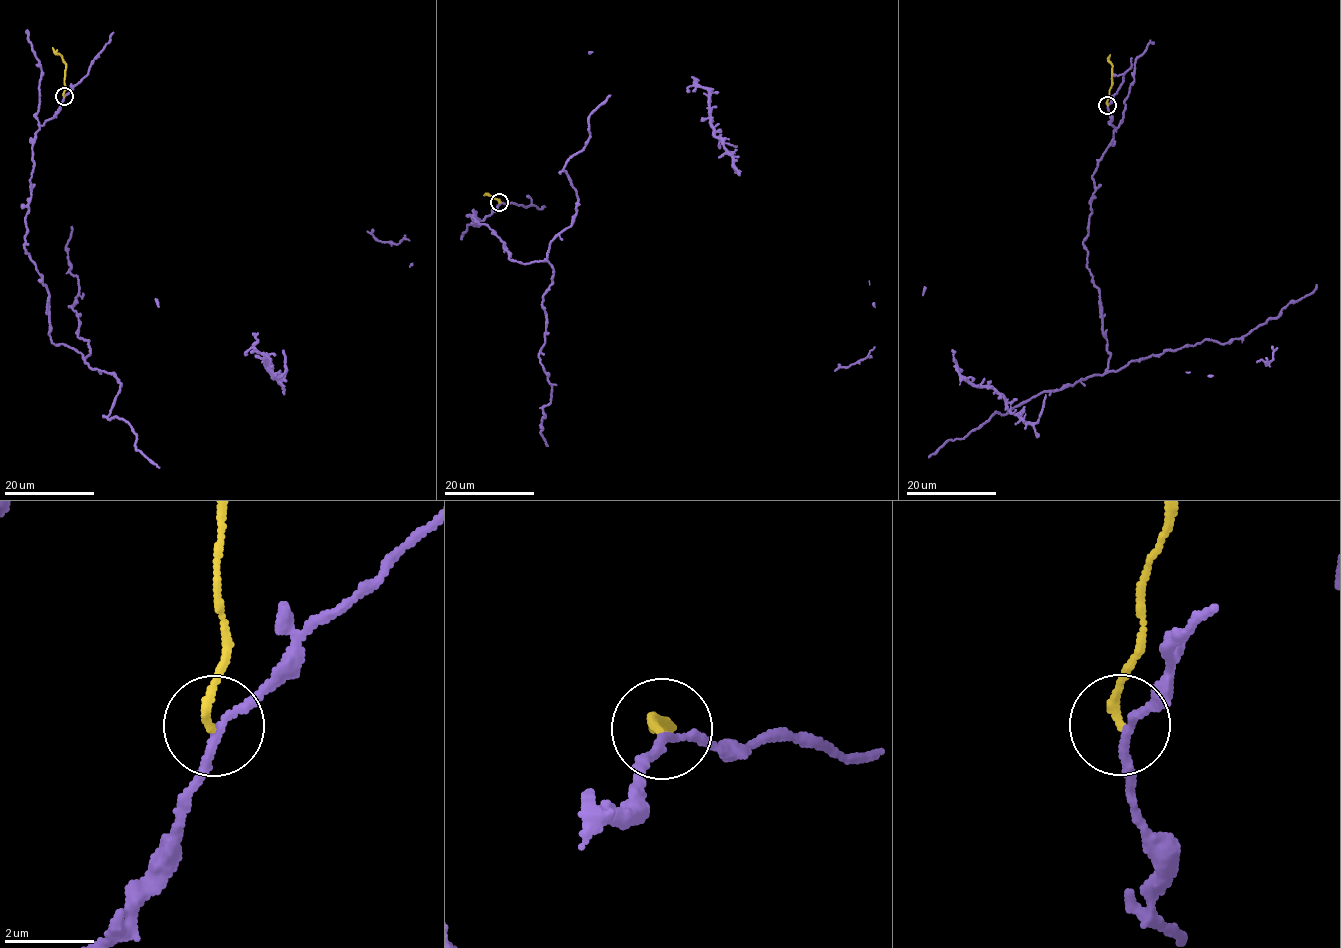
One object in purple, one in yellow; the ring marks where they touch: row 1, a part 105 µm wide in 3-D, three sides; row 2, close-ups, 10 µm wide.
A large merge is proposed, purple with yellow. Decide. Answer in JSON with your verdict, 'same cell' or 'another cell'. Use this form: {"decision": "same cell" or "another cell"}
{"decision": "another cell"}

